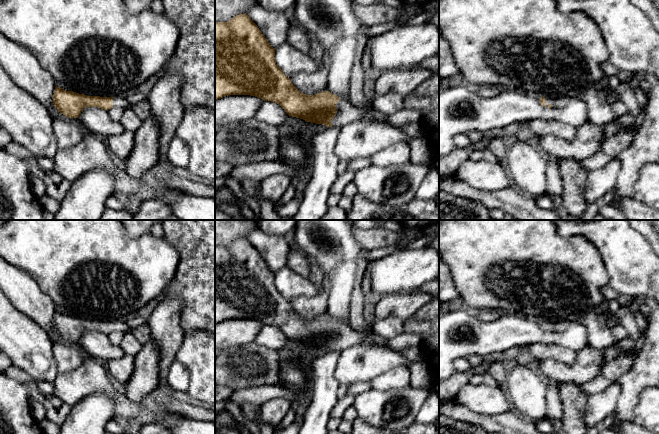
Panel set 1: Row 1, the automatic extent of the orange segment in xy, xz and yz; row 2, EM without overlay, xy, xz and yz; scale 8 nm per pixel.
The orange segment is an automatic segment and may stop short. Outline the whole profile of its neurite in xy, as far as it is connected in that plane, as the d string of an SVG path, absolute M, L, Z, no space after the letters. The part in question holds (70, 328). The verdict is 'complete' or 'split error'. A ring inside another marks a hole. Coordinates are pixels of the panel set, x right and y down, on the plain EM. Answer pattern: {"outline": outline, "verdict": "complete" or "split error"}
{"outline": "M57 310L53 318L53 328L61 338L70 342L78 342L85 331L98 331L108 335L113 331L130 333L133 329L126 321L87 320Z", "verdict": "split error"}

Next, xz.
{"outline": "M246 237L228 246L215 246L215 324L230 319L255 320L279 328L289 340L326 351L343 351L361 342L375 342L389 348L388 339L374 333L362 334L329 315L315 319L300 316L277 290L274 280L275 272Z", "verdict": "split error"}

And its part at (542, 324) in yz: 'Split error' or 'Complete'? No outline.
Split error

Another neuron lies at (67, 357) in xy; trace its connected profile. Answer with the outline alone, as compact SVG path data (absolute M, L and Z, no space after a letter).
M78 342L69 345L53 344L53 357L56 362L58 374L72 371L83 363L83 356Z

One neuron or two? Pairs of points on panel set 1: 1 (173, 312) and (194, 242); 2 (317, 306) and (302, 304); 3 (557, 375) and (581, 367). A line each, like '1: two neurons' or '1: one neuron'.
1: two neurons
2: one neuron
3: one neuron

